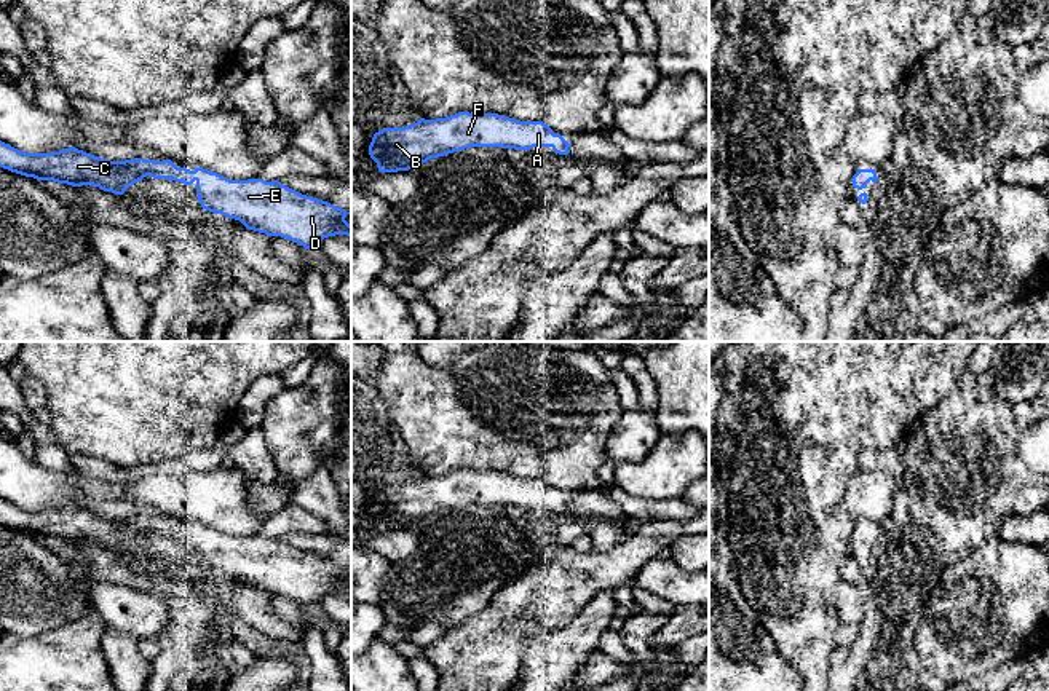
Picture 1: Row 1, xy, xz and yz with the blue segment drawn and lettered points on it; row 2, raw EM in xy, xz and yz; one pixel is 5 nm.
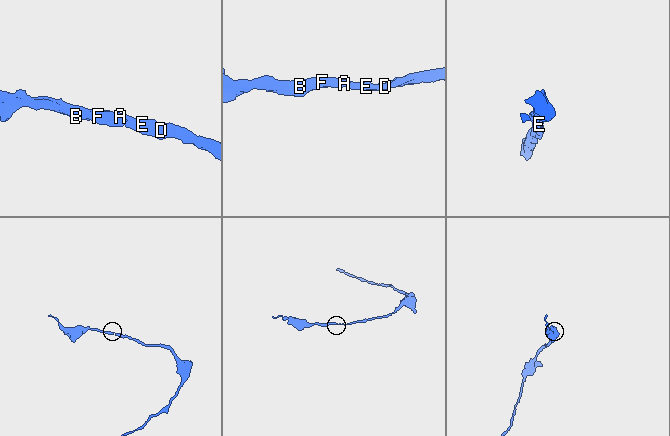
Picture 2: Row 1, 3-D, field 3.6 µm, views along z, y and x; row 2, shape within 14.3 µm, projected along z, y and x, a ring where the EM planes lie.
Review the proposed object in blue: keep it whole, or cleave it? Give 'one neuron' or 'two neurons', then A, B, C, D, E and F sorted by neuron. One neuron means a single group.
one neuron | A B C D E F

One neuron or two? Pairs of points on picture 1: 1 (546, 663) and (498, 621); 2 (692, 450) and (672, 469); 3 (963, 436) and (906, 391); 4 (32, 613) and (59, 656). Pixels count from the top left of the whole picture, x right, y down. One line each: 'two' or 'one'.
1: two
2: one
3: two
4: two

